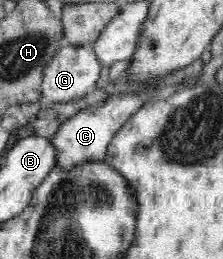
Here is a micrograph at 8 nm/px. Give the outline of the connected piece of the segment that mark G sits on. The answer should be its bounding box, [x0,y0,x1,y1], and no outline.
[42,43,102,103]

